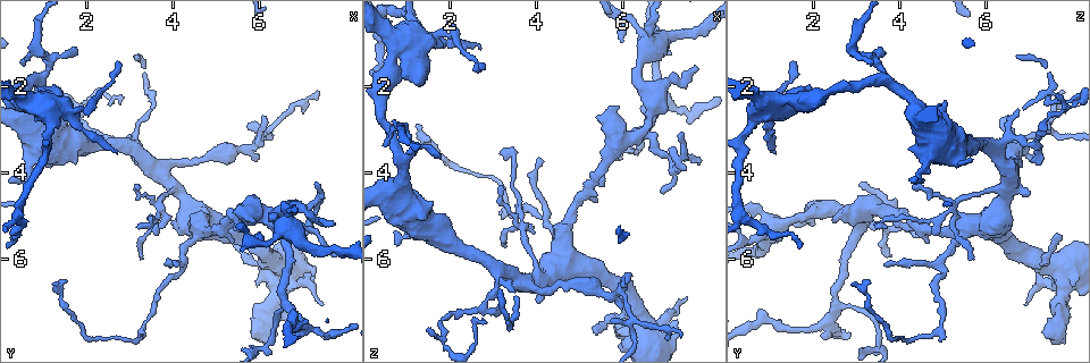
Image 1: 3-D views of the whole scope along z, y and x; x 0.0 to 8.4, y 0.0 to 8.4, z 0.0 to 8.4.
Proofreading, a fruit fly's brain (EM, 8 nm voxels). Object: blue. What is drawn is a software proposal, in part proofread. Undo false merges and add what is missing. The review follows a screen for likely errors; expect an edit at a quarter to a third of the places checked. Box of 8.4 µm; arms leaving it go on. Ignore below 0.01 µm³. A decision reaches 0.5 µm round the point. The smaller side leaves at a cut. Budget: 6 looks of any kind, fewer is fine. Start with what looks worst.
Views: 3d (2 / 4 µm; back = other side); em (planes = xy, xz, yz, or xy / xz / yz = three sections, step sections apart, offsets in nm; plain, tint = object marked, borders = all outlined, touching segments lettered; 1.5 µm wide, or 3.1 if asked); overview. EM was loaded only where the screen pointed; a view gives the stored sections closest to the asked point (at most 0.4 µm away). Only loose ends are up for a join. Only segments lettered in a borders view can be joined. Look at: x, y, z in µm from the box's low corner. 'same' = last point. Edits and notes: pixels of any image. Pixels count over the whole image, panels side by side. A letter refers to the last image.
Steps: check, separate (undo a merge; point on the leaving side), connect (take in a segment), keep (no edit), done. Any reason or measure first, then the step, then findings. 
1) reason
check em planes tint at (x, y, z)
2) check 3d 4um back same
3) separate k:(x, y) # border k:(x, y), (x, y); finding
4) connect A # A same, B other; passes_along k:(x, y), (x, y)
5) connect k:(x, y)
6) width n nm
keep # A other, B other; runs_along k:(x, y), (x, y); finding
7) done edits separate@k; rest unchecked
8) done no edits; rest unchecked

thin end
check em xz step 4 borders at (2.75, 3.50, 1.15)

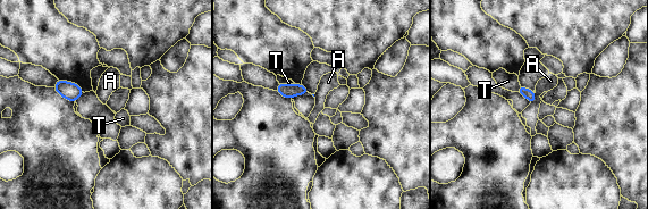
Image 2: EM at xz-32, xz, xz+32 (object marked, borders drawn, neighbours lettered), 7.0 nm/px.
check em planes borders same

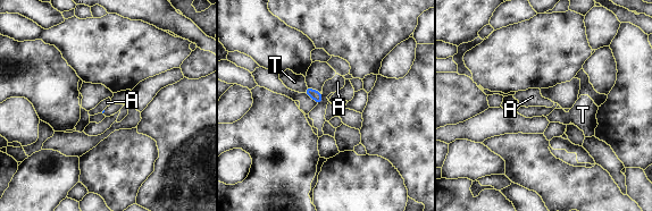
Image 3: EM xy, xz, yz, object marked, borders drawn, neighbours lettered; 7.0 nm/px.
keep # A other, T other; none of them fits

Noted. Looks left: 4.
thin end
check 3d 4um at (7.35, 2.15, 7.80)

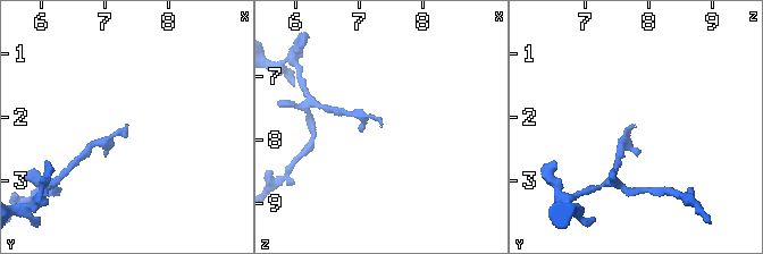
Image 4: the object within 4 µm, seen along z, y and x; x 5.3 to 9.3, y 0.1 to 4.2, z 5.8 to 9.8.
check em yz step 4 tint at (7.40, 2.15, 7.75)

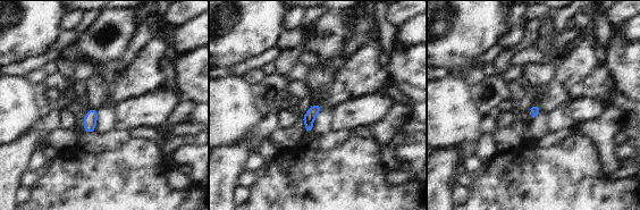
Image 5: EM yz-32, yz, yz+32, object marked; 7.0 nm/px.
another direction
check em planes borders same

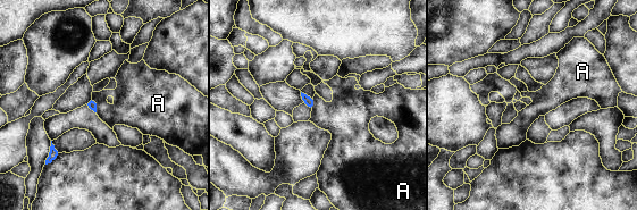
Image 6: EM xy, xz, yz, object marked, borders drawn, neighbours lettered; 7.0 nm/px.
keep # A other; border 6:(313, 98), (313, 109), (311, 111); no lettered segment goes on from it

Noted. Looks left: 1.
sharp bend
check em planes borders at (3.40, 2.05, 7.55)

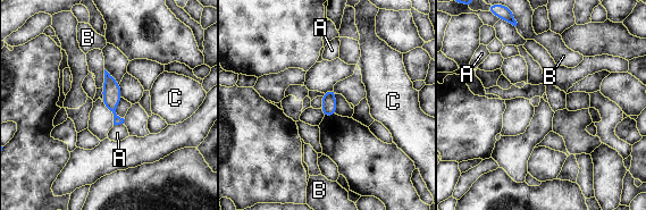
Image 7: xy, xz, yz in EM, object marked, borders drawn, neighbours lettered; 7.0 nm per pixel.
keep # A other, B other, C other; border 7:(123, 123), (114, 125); one neuron here

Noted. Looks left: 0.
done no edits; rest unchecked

